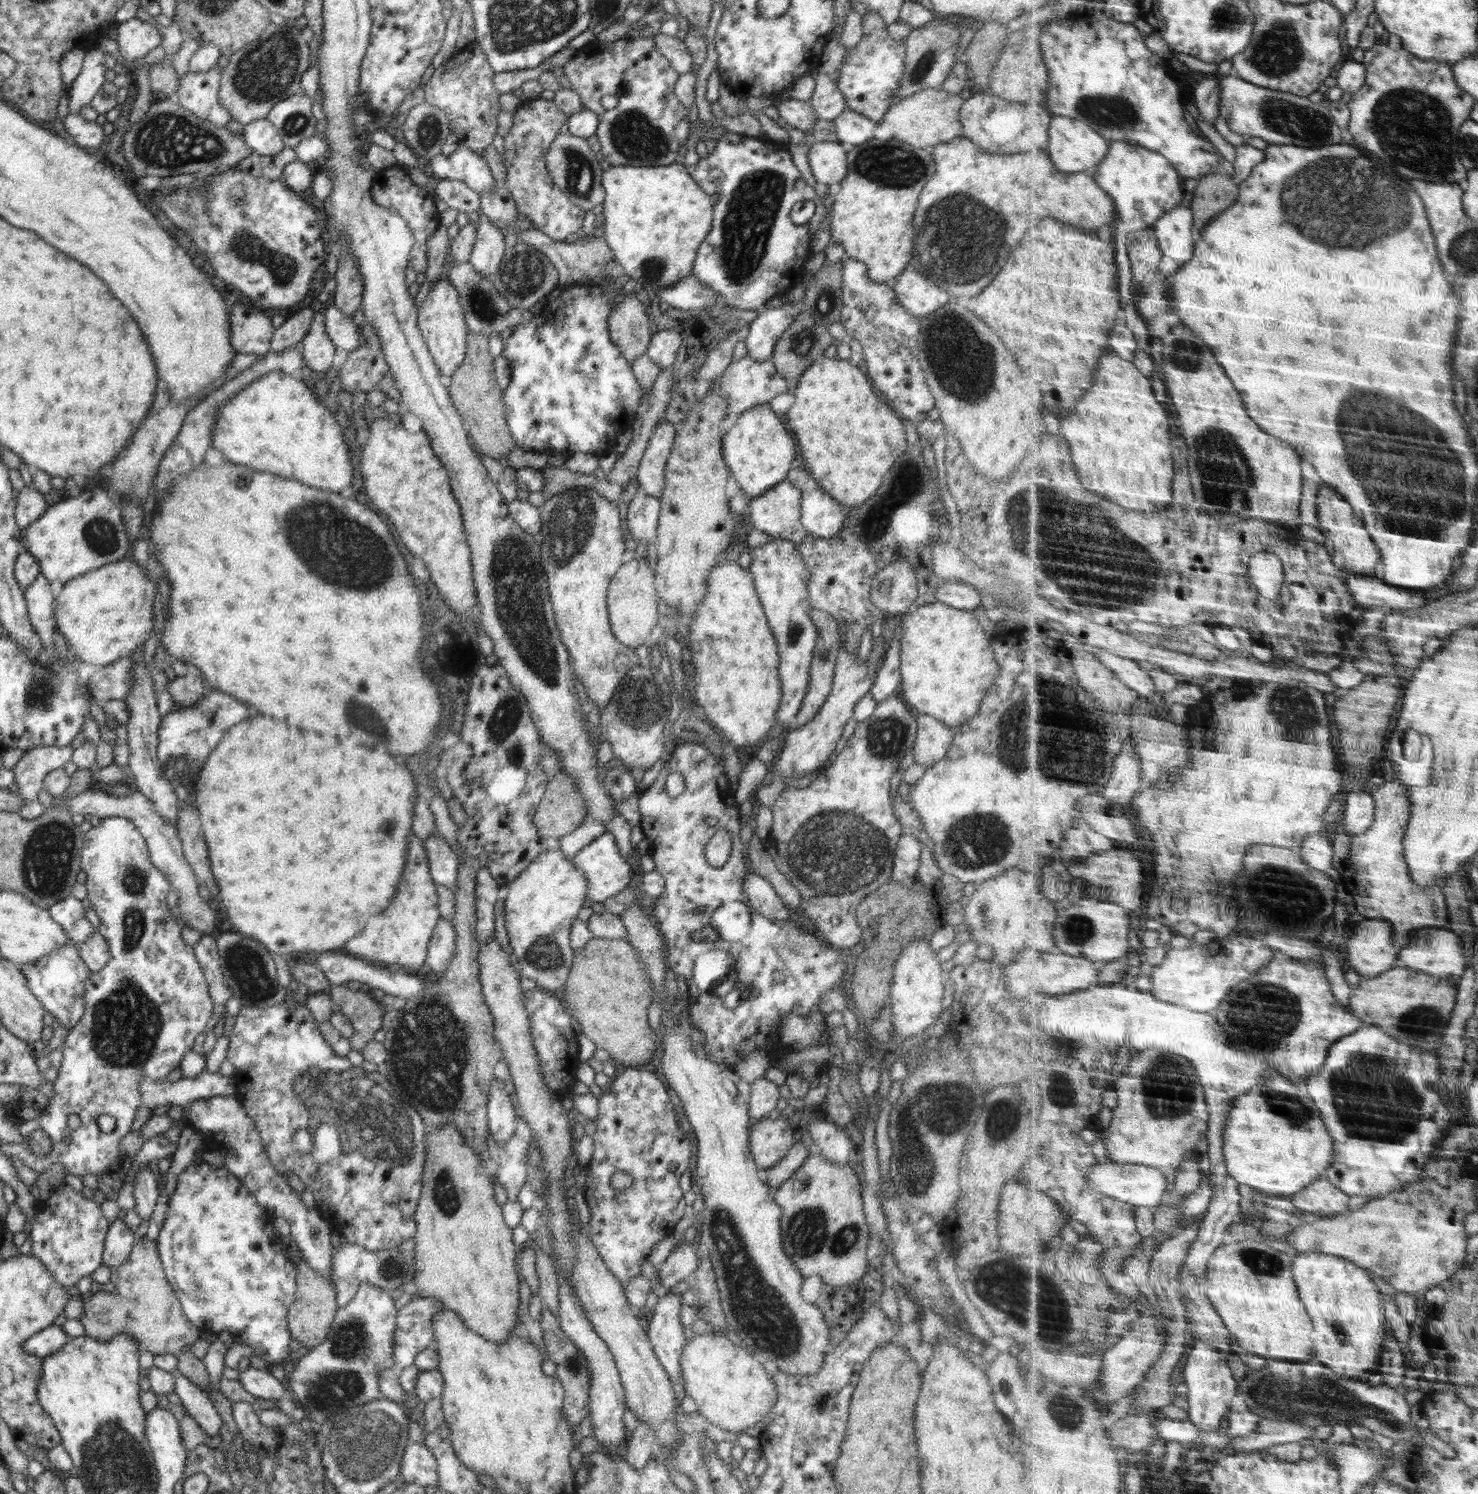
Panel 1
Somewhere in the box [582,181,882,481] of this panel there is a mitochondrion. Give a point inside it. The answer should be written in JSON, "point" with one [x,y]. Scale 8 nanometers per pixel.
{"point":[825,301]}

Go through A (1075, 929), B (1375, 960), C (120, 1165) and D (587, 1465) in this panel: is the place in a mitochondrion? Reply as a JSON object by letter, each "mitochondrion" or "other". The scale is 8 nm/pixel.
{"A":"mitochondrion","B":"other","C":"other","D":"other"}

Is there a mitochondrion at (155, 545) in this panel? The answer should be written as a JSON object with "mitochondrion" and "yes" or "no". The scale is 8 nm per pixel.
{"mitochondrion":"no"}

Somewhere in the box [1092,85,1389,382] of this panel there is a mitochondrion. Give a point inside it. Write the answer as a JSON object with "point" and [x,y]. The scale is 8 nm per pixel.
{"point":[1305,124]}

